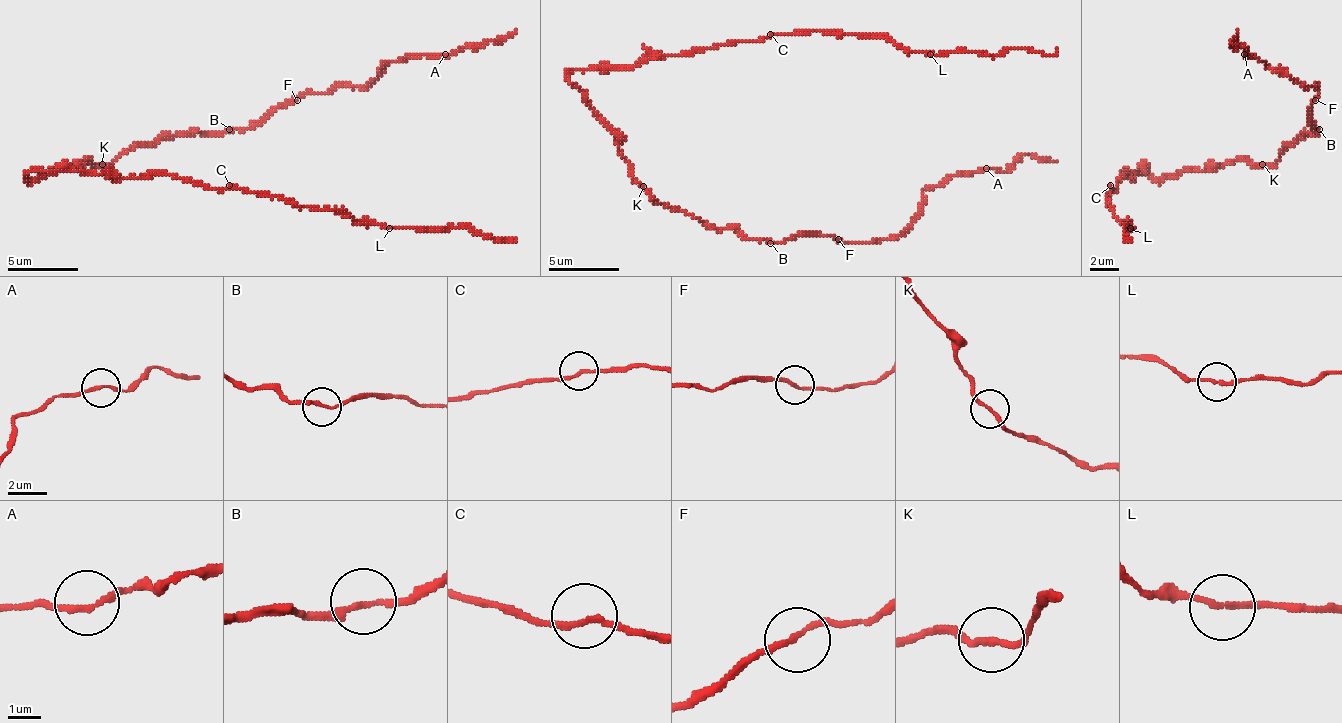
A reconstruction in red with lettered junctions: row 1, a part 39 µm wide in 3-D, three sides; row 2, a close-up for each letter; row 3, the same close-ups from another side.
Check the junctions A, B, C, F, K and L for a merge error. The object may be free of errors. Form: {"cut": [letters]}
{"cut": []}

